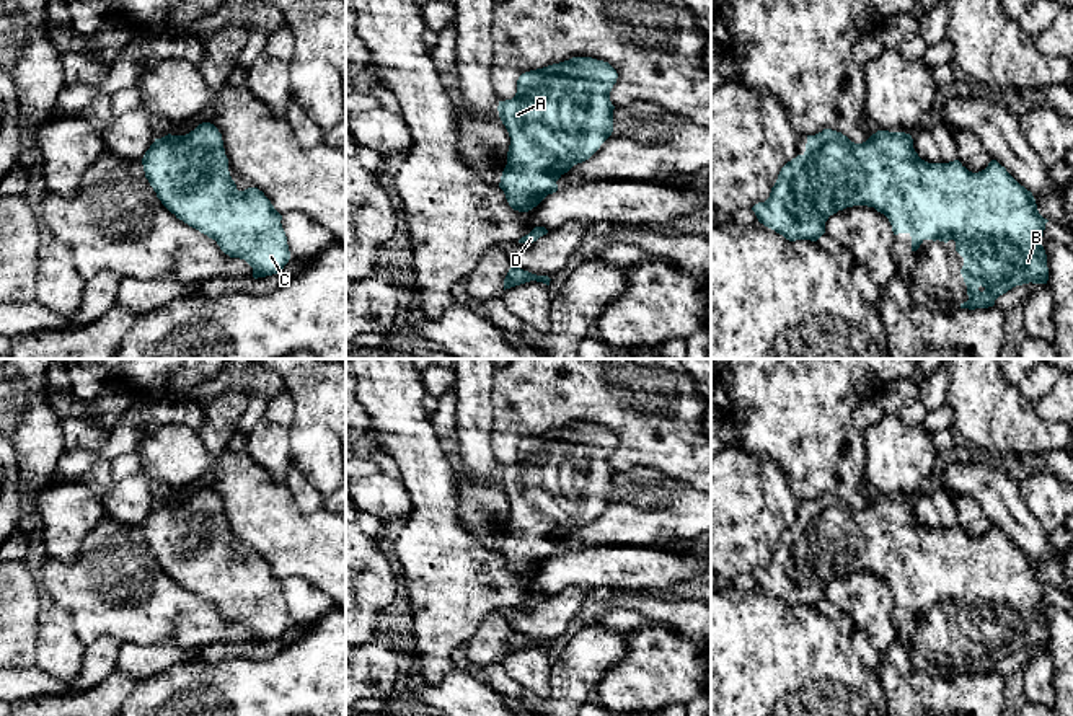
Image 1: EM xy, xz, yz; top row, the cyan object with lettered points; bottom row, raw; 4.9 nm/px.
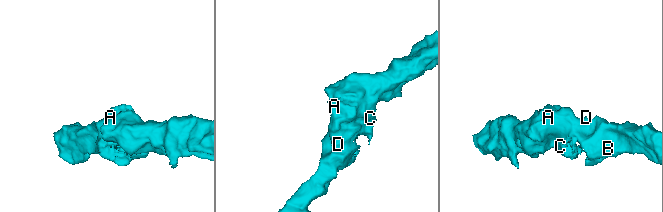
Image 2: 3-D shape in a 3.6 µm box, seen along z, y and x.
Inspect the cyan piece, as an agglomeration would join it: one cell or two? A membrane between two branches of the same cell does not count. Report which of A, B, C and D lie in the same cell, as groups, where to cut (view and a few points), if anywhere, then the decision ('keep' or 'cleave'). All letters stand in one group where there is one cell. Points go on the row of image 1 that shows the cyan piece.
A B C D | no cut | keep

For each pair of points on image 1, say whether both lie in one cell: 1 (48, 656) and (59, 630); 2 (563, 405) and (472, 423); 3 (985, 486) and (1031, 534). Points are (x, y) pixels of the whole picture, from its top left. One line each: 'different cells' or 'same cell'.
1: same cell
2: different cells
3: same cell

